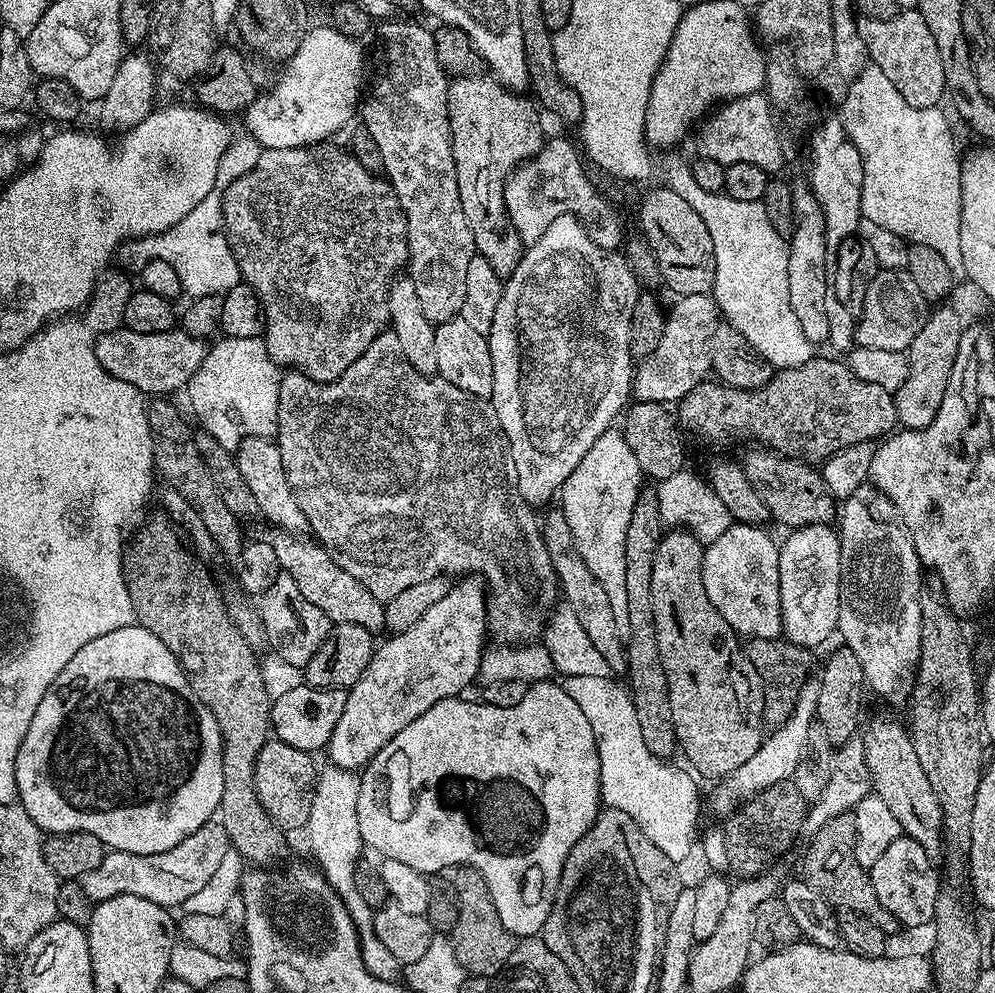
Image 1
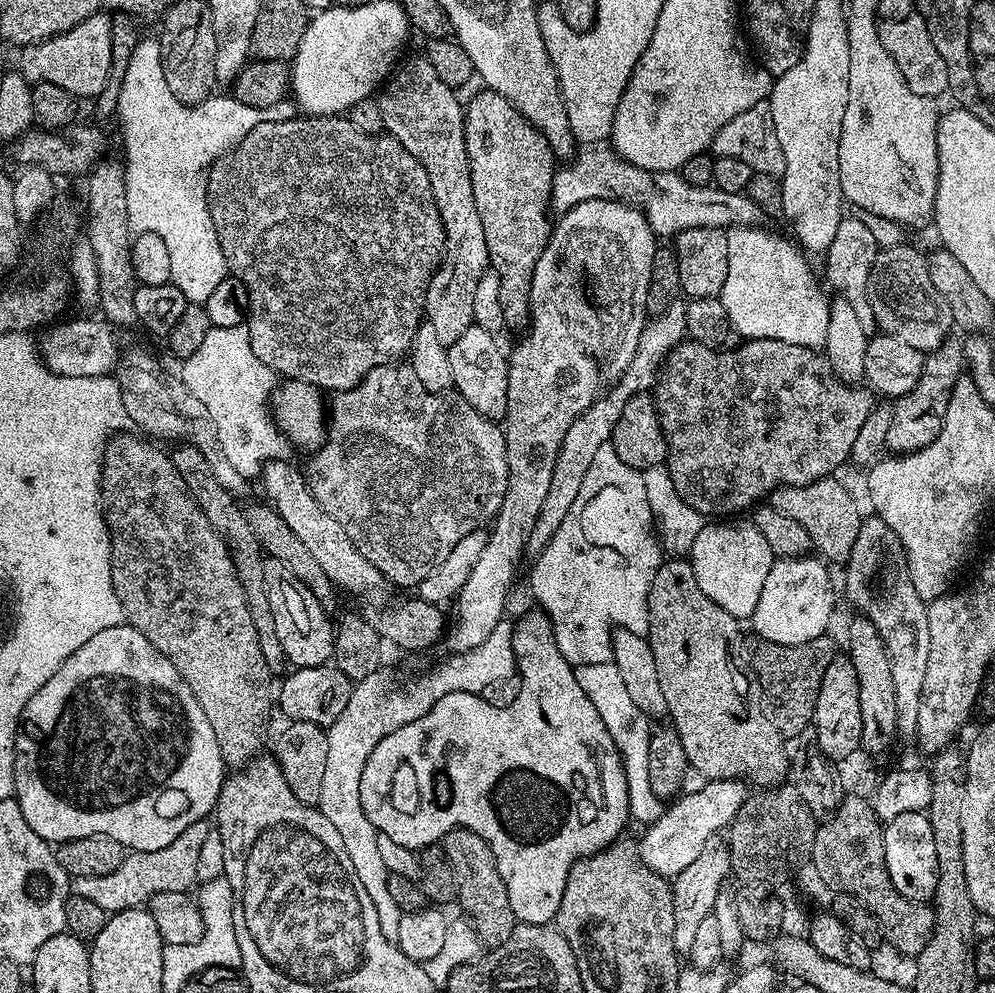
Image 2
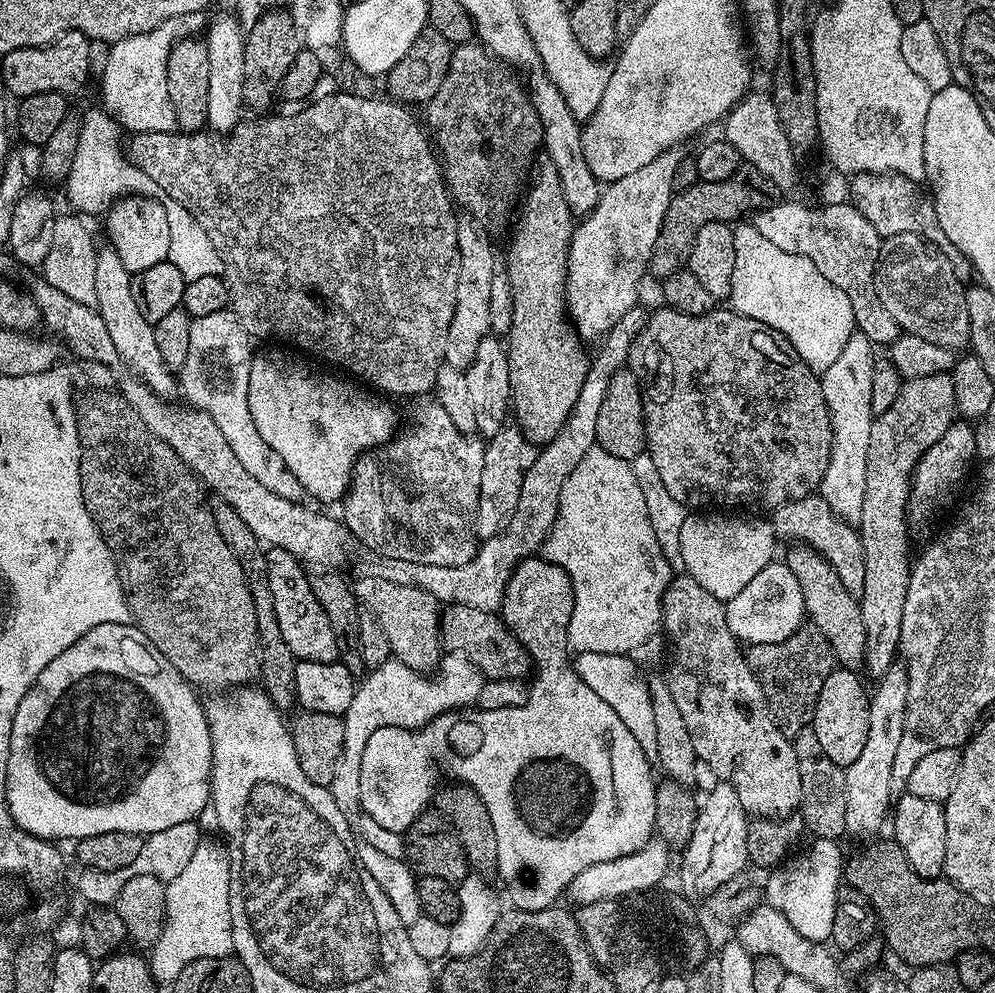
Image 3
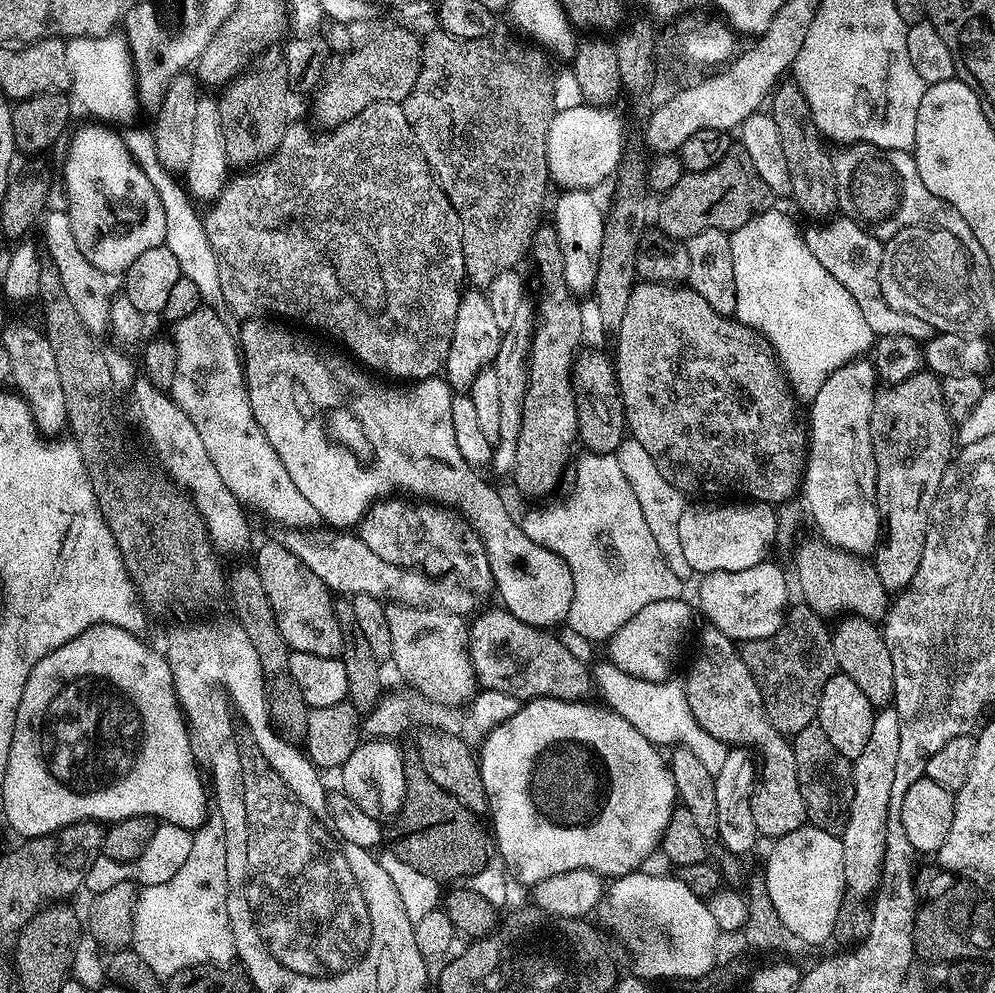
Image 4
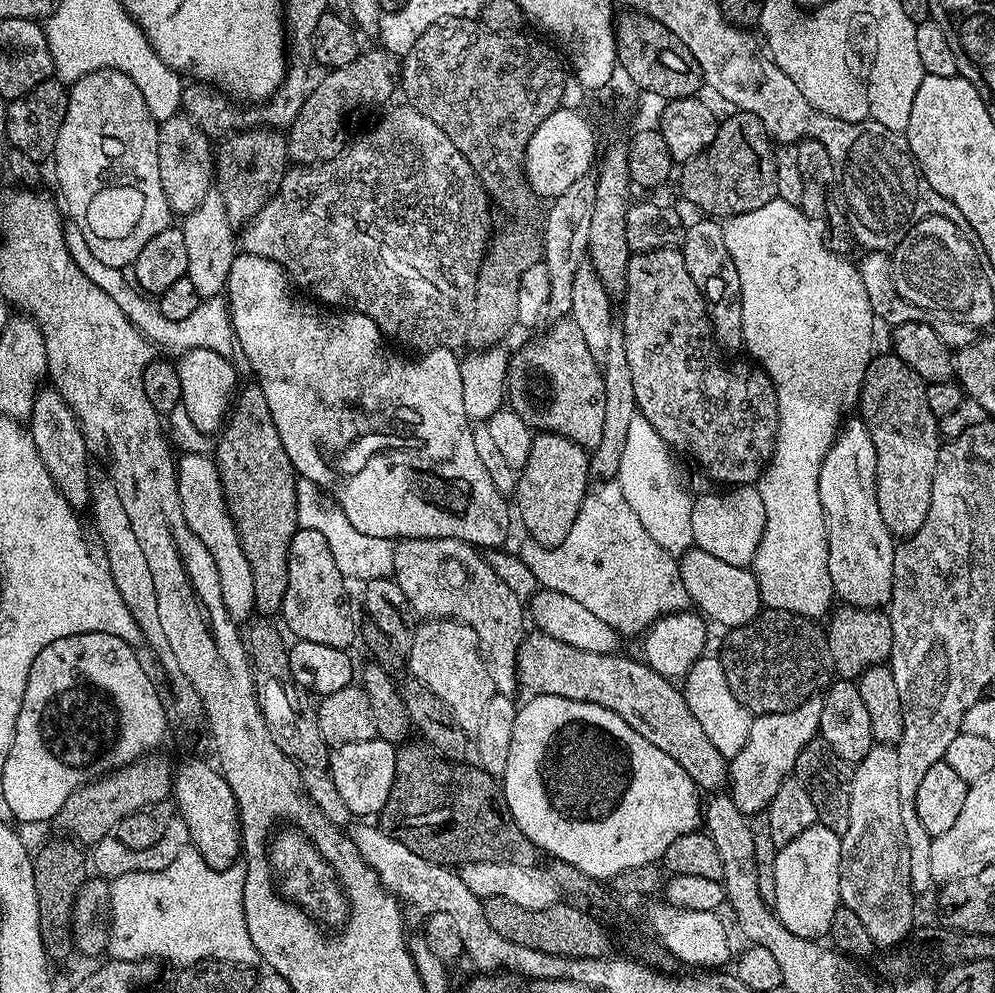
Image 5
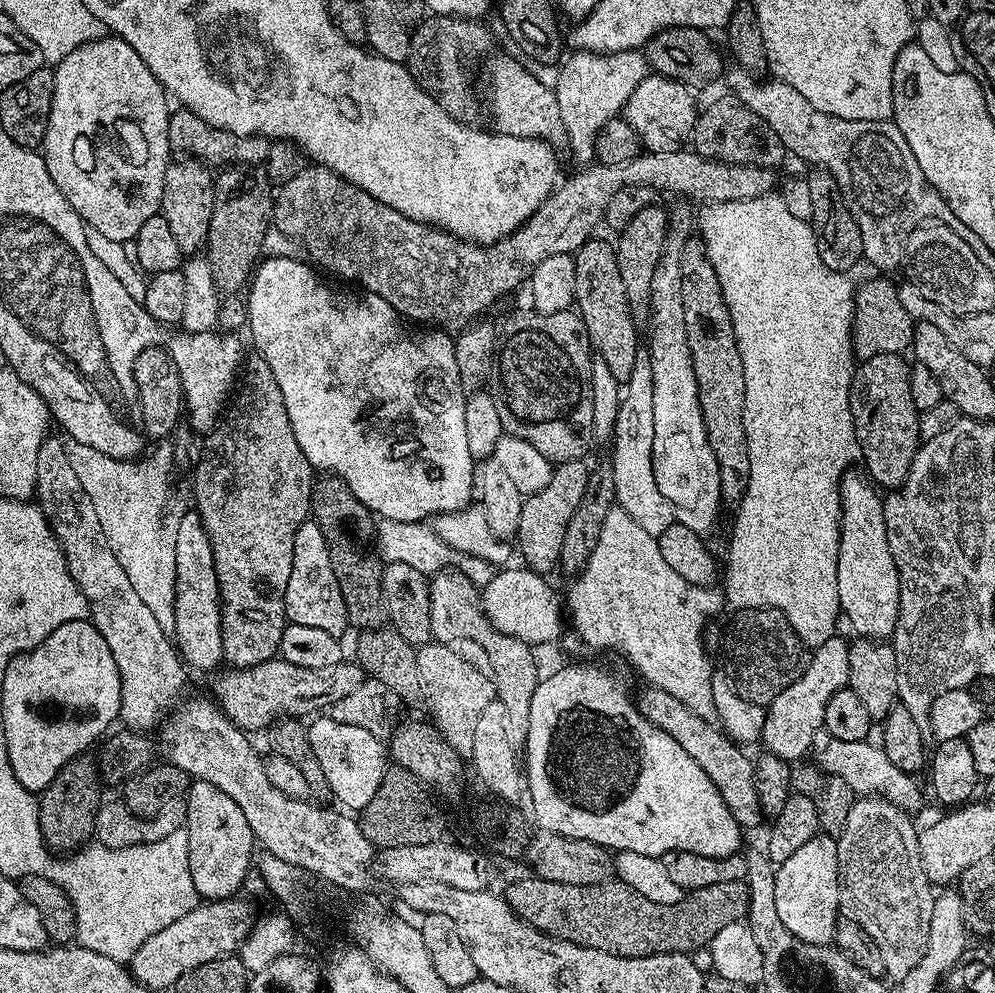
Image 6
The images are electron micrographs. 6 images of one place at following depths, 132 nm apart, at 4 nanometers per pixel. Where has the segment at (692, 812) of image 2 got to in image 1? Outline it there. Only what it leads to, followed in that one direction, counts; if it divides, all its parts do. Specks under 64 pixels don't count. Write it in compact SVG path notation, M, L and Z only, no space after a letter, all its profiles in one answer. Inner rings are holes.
M809 678L803 681L798 690L798 702L794 702L792 716L786 718L786 722L782 722L782 726L771 729L766 738L761 739L758 750L754 750L754 755L747 762L742 762L742 766L738 766L738 770L734 770L732 775L723 777L713 787L717 788L712 792L712 808L720 815L720 818L731 816L745 800L757 796L762 790L783 780L792 779L798 766L804 761L804 753L807 752L808 742L812 738L819 689L819 679Z

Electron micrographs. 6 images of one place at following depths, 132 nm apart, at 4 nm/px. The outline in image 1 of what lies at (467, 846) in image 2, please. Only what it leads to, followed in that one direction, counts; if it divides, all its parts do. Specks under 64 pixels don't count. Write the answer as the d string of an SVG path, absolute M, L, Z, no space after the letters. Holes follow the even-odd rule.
M467 866L457 867L454 887L458 922L450 933L450 939L456 947L458 962L464 967L465 973L472 976L494 976L508 963L518 943L517 937L511 936L502 926L502 918L498 918L498 910L494 910L490 890L482 874Z

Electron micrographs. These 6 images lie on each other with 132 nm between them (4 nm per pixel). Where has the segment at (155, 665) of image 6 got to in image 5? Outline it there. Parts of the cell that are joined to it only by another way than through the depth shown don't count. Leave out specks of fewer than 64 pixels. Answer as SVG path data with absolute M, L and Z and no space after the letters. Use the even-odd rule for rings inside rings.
M44 386L37 391L30 417L30 435L50 478L66 498L66 502L77 510L87 509L90 504L90 475L88 464L90 457L80 421L62 398L62 394L51 386Z

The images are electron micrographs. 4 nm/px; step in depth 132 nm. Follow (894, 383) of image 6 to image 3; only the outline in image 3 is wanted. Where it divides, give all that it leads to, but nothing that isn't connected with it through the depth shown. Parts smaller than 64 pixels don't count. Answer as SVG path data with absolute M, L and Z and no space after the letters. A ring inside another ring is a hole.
M949 373L931 374L929 377L914 377L905 379L904 384L900 388L898 398L894 398L894 406L890 406L890 410L886 410L881 416L875 417L870 426L870 444L869 452L866 454L866 492L863 495L862 514L858 521L858 531L860 533L860 541L862 542L862 554L866 558L866 582L864 590L859 597L860 609L862 610L862 626L866 626L866 650L864 651L863 671L868 671L873 678L879 678L886 674L886 670L890 670L892 664L897 663L898 649L900 647L900 635L902 634L902 606L906 606L906 590L908 589L908 577L910 575L910 558L908 560L908 520L910 521L910 501L912 498L912 475L916 473L916 467L921 458L926 454L926 450L930 450L930 446L934 446L934 442L938 442L938 438L942 438L942 434L946 434L946 430L957 419L956 403L954 402L954 382Z

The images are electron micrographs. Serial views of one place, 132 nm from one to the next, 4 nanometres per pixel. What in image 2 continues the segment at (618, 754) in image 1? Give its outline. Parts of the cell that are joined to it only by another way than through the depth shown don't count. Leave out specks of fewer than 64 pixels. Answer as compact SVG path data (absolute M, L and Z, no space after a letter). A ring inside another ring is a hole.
M590 662L575 665L578 686L594 702L594 710L598 710L598 718L606 722L606 730L610 730L610 738L614 738L616 749L620 752L620 760L624 763L626 786L628 787L628 810L633 821L641 820L644 826L652 824L658 815L659 798L650 790L650 770L646 753L650 750L649 717L634 706L634 698L626 691L626 686L618 671L618 666L612 662Z

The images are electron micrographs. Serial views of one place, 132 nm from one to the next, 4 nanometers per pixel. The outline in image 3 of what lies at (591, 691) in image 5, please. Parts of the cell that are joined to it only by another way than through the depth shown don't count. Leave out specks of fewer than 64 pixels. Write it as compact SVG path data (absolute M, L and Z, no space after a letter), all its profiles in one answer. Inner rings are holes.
M447 605L440 618L440 642L445 653L464 656L483 674L485 680L524 680L533 671L532 659L528 657L522 642L494 612L474 610L474 606Z

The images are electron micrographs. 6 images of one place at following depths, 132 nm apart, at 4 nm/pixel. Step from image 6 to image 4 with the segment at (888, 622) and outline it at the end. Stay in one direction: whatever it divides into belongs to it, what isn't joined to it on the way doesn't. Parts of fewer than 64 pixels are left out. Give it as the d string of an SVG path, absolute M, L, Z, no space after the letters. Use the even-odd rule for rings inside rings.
M858 358L830 376L811 401L808 449L802 497L825 544L867 557L880 542L880 511L876 505L877 463L874 462L870 417L878 377L871 361Z

